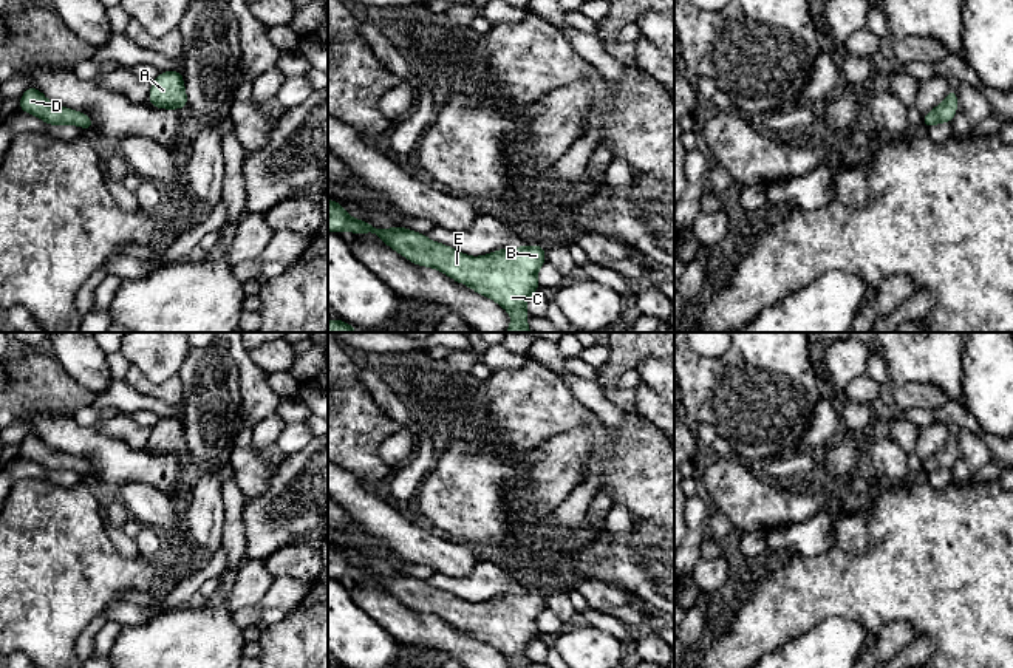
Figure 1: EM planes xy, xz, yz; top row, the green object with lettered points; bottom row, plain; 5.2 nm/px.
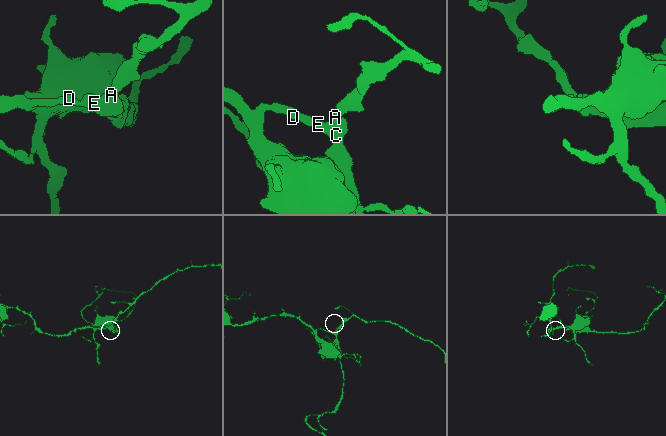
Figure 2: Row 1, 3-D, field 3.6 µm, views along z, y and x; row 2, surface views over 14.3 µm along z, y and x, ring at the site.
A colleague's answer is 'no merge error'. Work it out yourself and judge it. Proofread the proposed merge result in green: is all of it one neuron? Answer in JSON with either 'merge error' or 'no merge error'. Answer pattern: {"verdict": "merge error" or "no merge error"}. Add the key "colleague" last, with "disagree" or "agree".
{"verdict": "no merge error", "colleague": "agree"}

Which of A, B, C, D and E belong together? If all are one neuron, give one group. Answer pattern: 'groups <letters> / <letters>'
groups A B C D E

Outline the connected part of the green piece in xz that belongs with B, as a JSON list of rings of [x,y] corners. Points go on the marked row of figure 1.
[[[328,199],[328,230],[377,235],[408,261],[435,268],[503,306],[512,315],[512,323],[504,332],[532,332],[526,325],[530,317],[526,302],[540,291],[537,272],[546,263],[541,244],[504,247],[483,257],[469,257],[399,224],[379,229],[365,220],[354,220],[333,199]]]

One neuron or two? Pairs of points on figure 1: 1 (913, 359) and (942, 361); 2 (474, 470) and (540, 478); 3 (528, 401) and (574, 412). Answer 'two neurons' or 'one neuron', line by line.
1: one neuron
2: two neurons
3: one neuron

